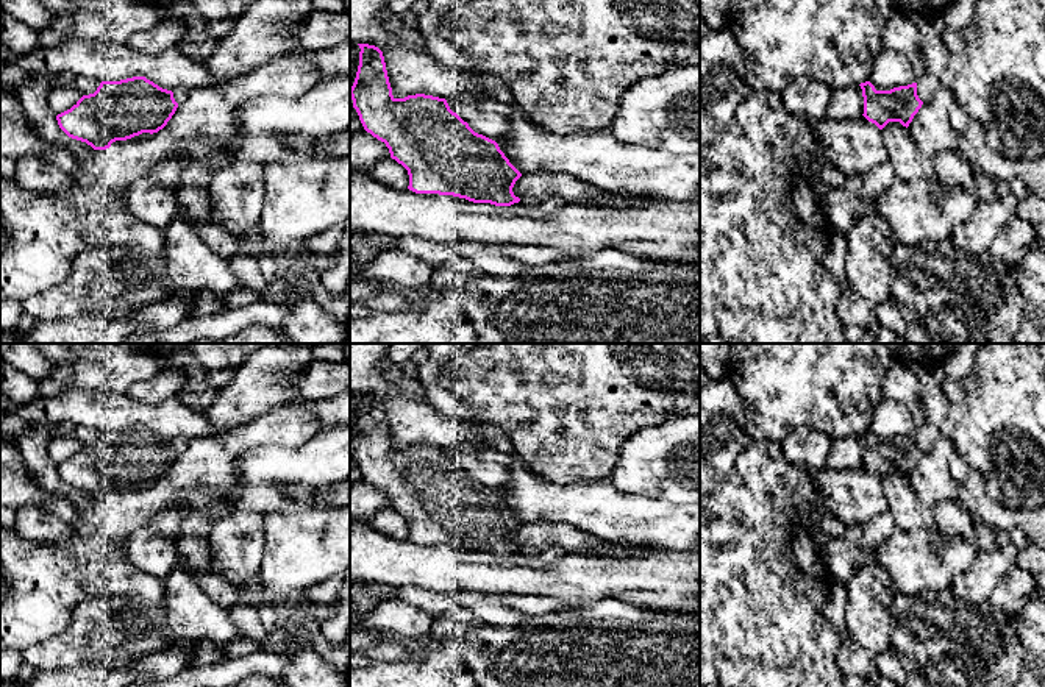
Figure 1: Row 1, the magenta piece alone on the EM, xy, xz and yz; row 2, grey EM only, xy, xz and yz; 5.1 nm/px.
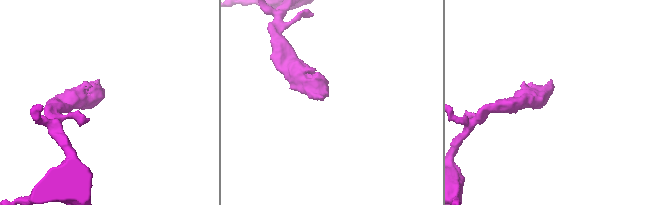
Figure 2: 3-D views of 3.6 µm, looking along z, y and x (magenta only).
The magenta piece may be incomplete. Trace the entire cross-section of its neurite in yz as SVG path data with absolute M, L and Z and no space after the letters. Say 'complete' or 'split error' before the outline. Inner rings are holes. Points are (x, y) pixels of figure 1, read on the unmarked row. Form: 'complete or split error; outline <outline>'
split error; outline M939 362L934 367L912 364L922 390L920 403L926 412L925 423L912 434L876 440L870 431L861 432L864 447L864 467L883 479L889 472L909 476L923 453L928 453L942 436L942 425L948 415L950 403L943 392L945 370Z

